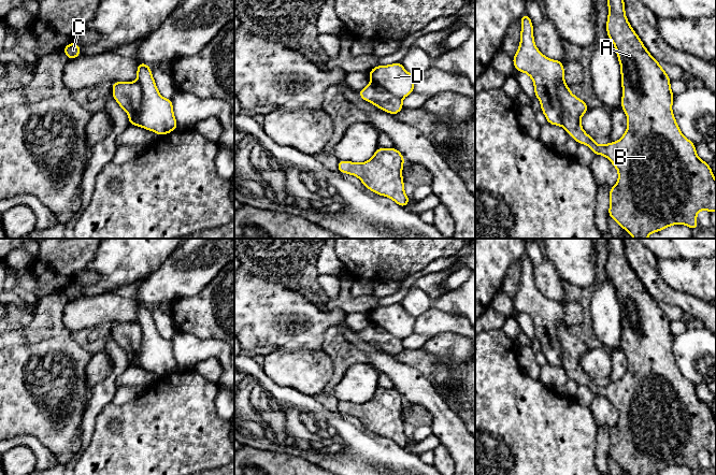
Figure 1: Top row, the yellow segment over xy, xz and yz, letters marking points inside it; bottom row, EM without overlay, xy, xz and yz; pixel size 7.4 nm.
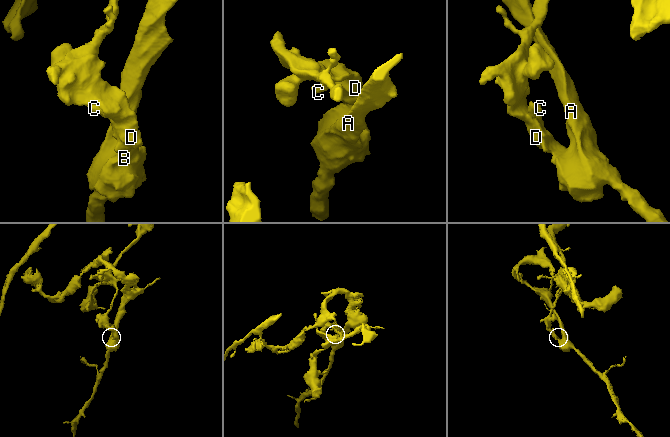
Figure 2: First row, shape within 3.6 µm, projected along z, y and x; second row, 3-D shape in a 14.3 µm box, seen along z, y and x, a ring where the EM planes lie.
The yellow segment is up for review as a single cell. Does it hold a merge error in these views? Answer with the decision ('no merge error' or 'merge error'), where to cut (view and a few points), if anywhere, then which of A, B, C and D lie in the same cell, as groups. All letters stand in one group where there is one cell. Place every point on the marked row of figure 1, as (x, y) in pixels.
merge error; cut in yz along (558, 82), (562, 125); A B C / D

